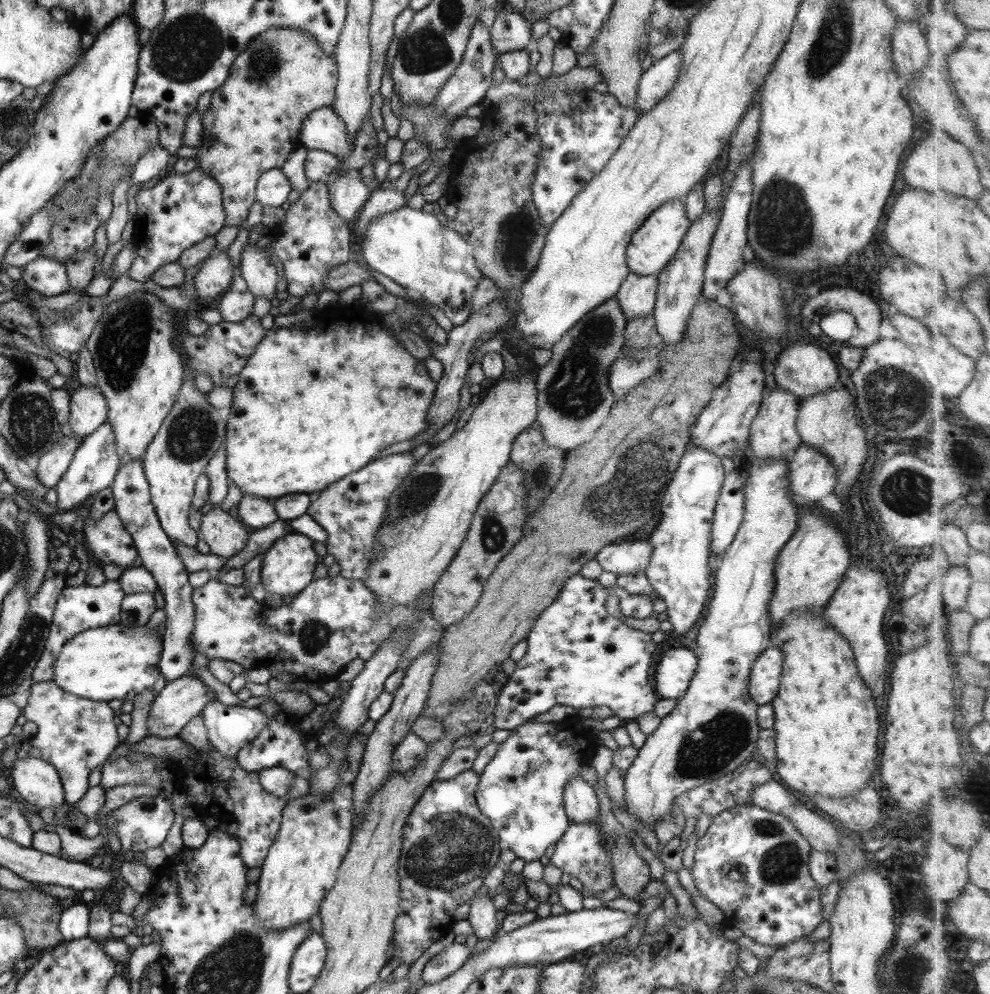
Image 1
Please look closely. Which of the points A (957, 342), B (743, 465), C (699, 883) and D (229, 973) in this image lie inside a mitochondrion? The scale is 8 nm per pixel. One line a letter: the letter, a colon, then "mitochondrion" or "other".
A: other
B: other
C: other
D: mitochondrion

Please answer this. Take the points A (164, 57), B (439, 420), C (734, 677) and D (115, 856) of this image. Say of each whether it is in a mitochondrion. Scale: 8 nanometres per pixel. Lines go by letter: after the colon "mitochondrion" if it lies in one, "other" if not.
A: mitochondrion
B: other
C: mitochondrion
D: other

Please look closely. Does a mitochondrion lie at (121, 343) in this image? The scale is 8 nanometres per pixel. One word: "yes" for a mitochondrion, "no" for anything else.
yes

